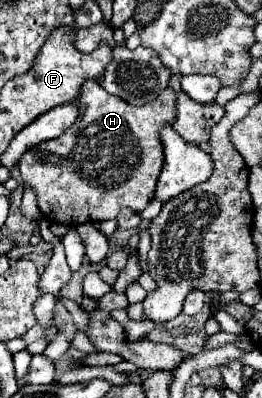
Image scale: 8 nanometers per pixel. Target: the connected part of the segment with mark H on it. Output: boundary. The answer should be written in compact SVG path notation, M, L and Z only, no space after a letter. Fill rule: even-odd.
M87 79L81 89L81 113L77 123L61 137L41 141L19 159L21 185L37 193L37 205L47 221L75 227L115 219L121 209L145 209L155 195L163 165L157 139L161 123L173 123L175 91L167 87L149 105L133 107L121 97L107 93L99 83ZM75 151L75 153L73 153Z

